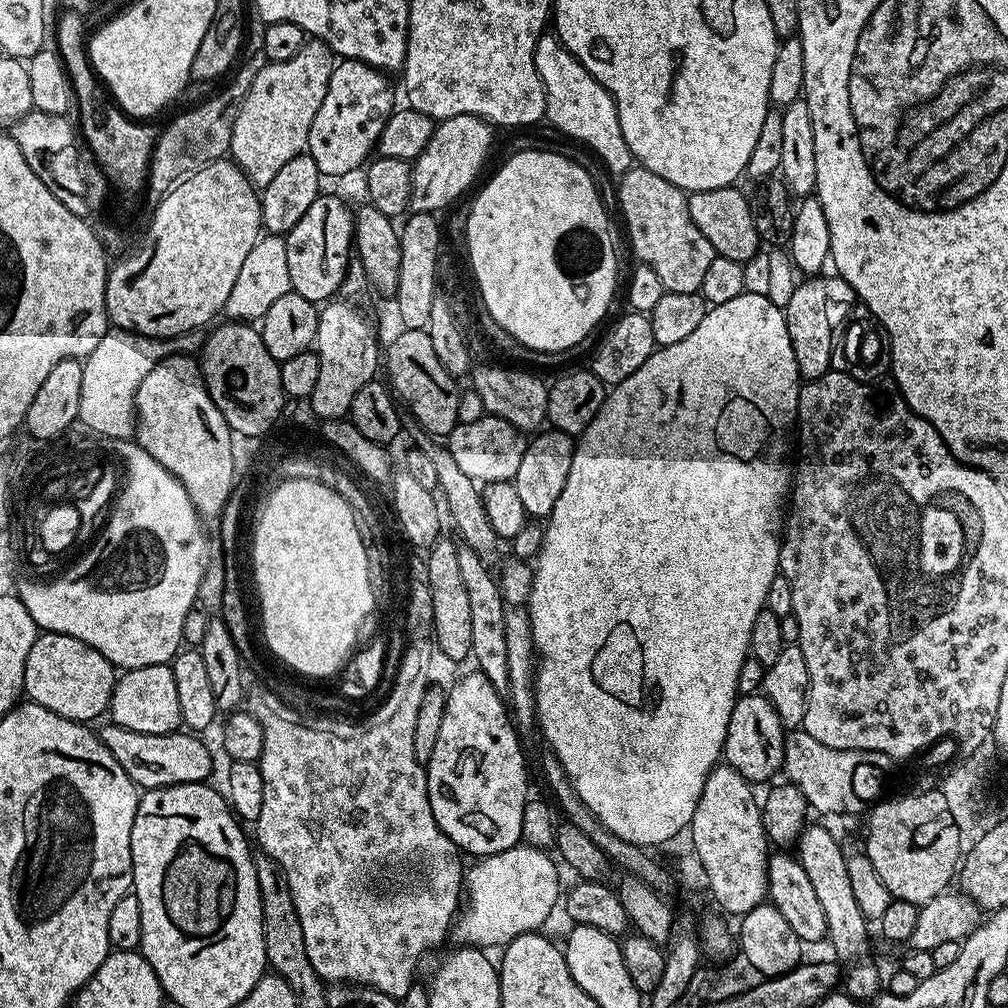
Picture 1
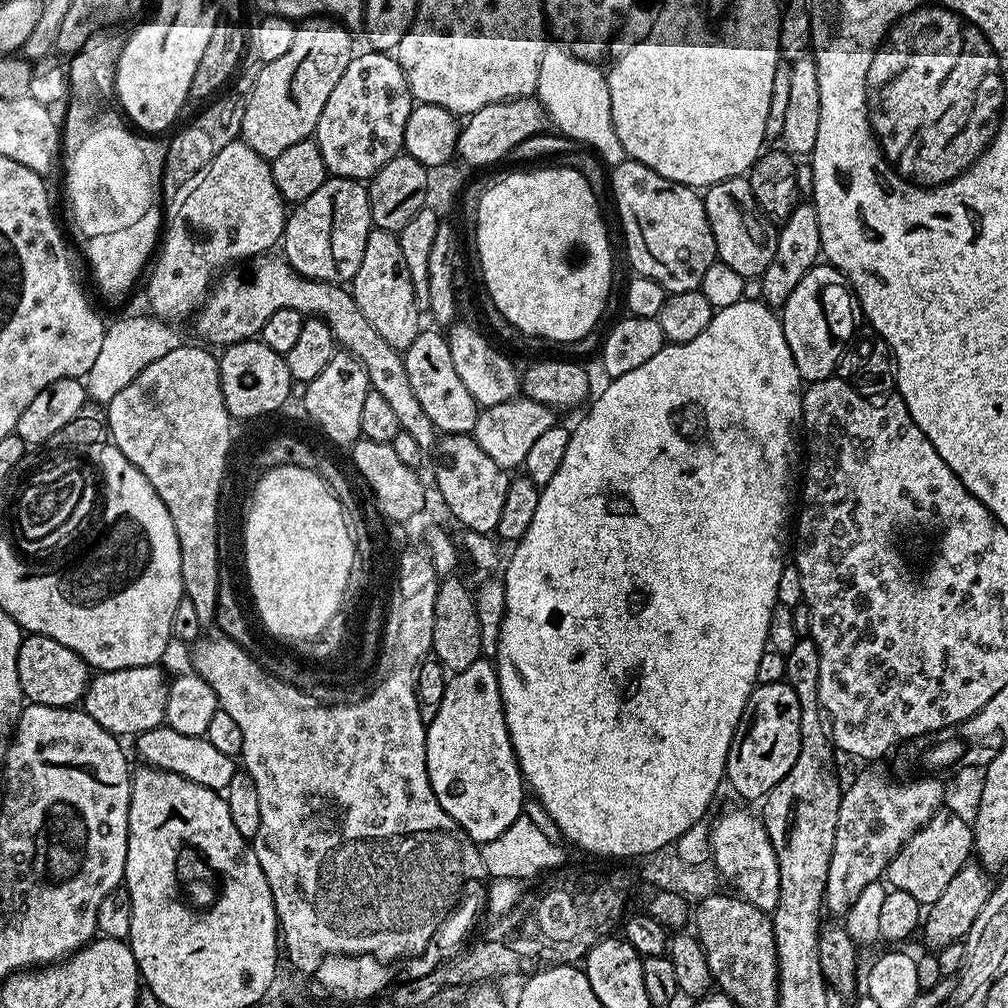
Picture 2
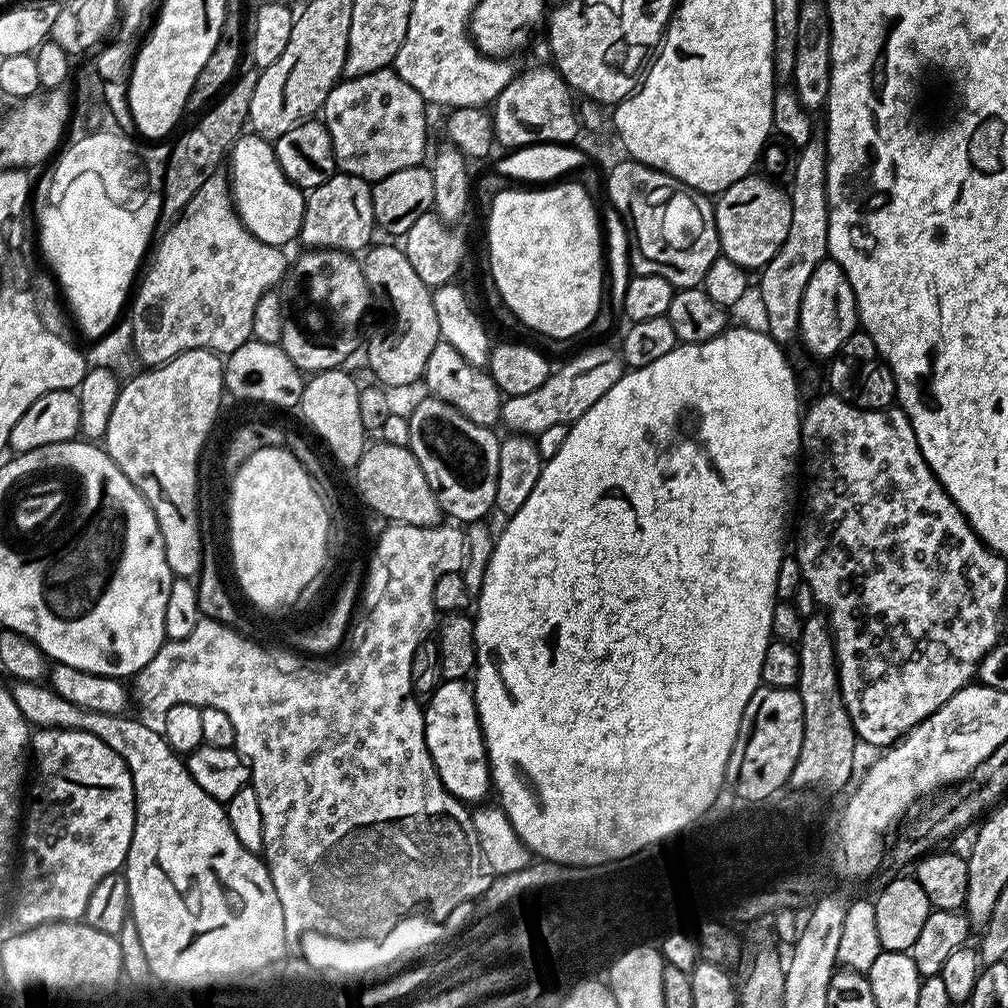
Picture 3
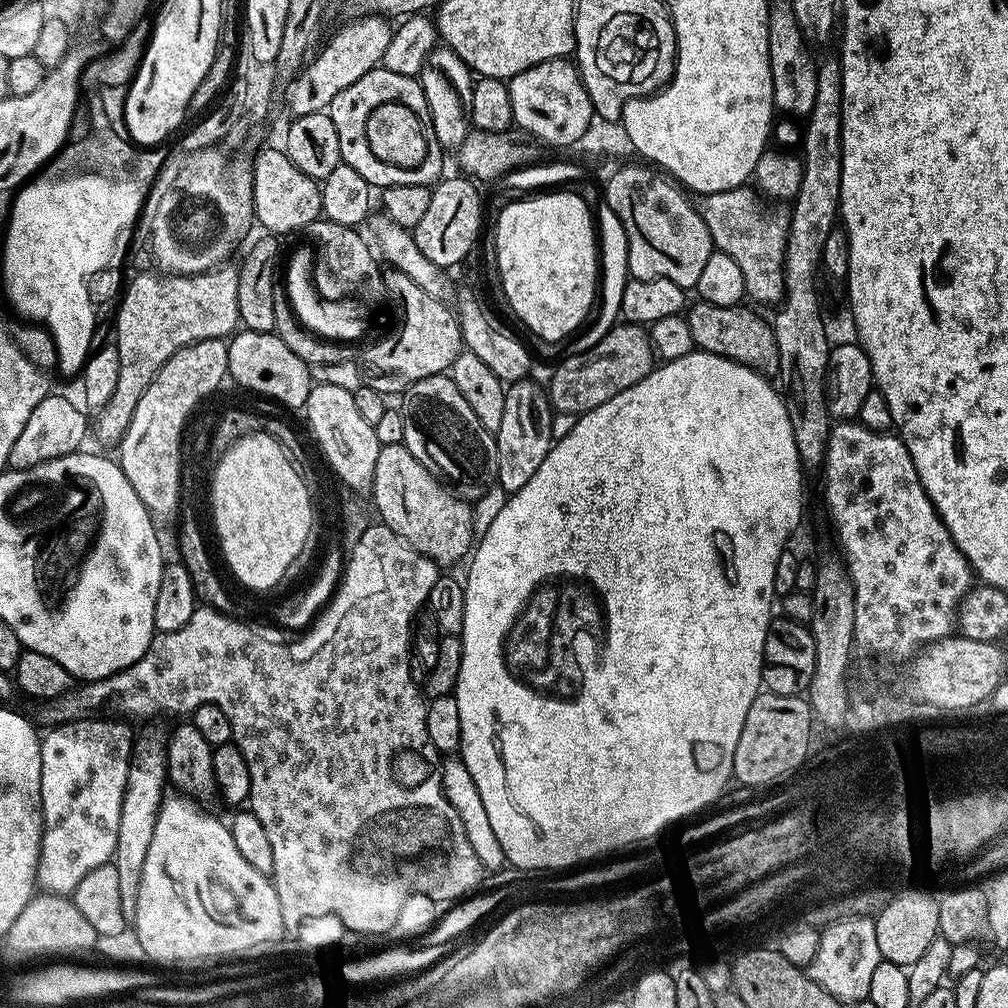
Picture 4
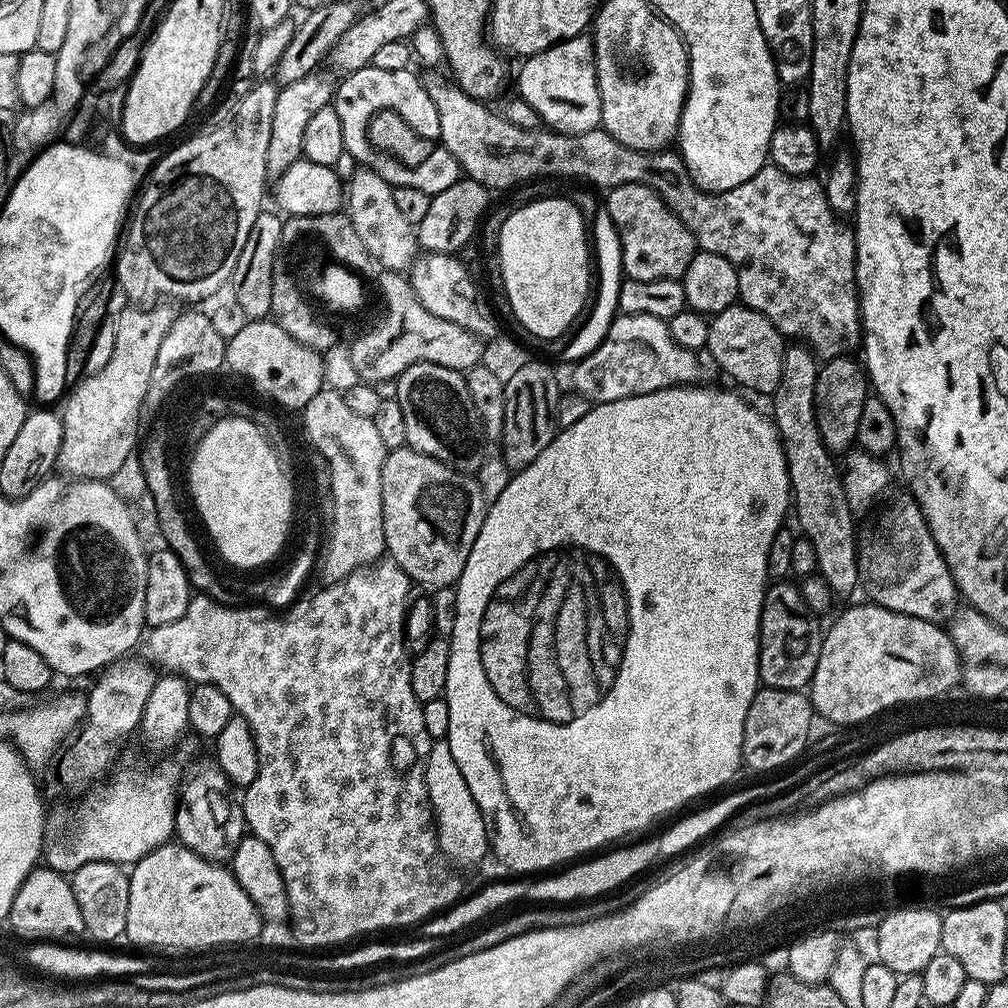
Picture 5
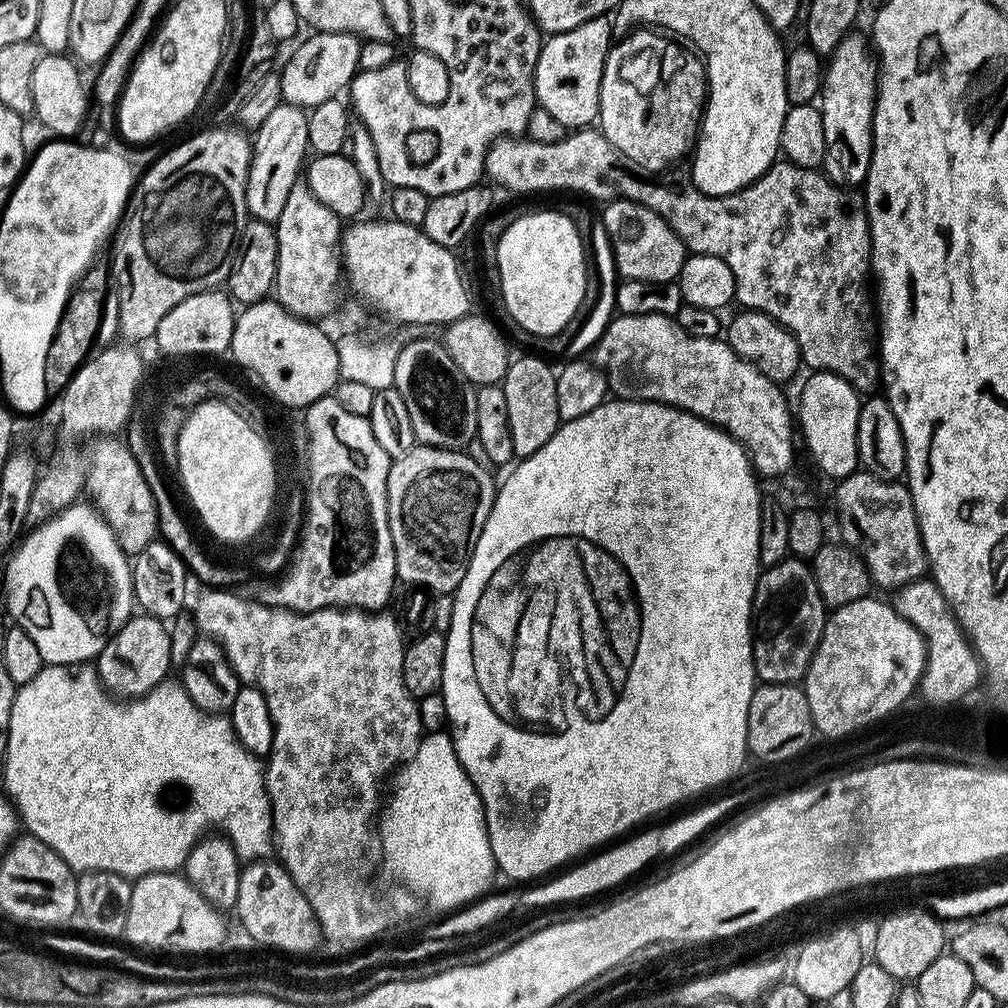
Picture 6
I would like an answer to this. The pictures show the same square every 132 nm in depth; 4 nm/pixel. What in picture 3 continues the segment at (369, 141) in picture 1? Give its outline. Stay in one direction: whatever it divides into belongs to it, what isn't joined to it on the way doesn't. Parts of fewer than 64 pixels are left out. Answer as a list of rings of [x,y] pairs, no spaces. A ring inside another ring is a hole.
[[[386,67],[365,76],[341,79],[330,90],[330,94],[326,98],[322,109],[322,122],[328,128],[336,154],[344,154],[346,134],[350,136],[350,132],[354,132],[354,130],[360,130],[360,132],[372,130],[376,134],[376,138],[372,138],[372,140],[376,140],[374,142],[376,152],[378,152],[376,156],[384,156],[382,152],[390,152],[390,156],[384,156],[384,166],[376,166],[378,172],[374,172],[374,174],[385,174],[386,168],[392,168],[388,164],[394,162],[396,154],[400,154],[400,160],[402,160],[402,156],[406,152],[404,148],[421,150],[420,140],[430,138],[427,110],[429,111],[426,102],[418,94],[418,90],[414,90],[414,86],[410,86],[391,67]]]

